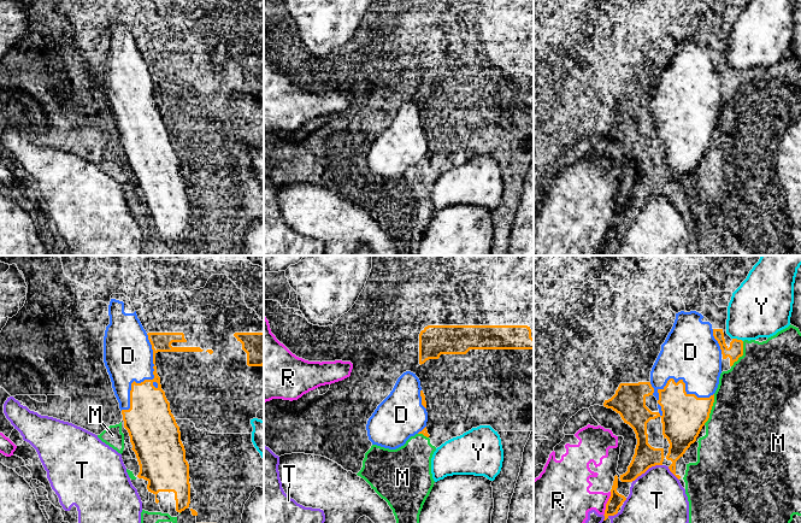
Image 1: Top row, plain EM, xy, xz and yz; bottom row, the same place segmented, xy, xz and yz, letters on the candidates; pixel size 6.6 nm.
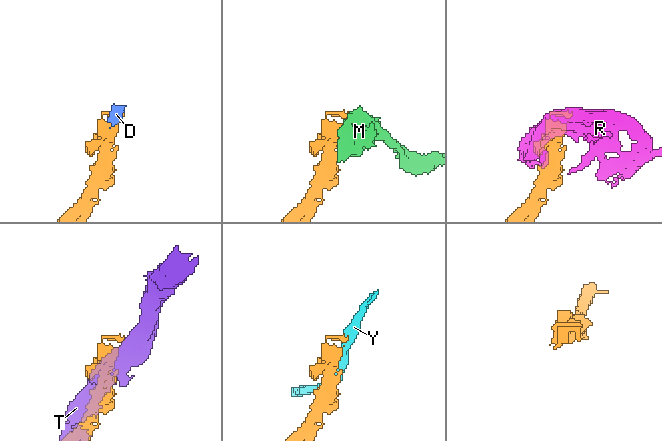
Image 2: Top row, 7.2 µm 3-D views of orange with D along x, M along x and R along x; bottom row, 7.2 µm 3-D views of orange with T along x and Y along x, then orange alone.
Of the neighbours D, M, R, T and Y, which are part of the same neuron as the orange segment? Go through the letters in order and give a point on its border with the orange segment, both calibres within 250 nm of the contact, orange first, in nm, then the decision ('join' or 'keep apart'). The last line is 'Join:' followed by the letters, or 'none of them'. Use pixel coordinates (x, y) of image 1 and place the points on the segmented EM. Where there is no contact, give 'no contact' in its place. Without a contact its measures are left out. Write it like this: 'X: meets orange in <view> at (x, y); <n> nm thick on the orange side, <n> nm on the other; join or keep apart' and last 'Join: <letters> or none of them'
D: meets orange in xy at (147, 380); 300 nm thick on the orange side, 340 nm on the other; join
M: meets orange in yz at (711, 409); 280 nm thick on the orange side, 500 nm on the other; keep apart
R: meets orange in yz at (606, 504); 100 nm thick on the orange side, 300 nm on the other; keep apart
T: meets orange in yz at (646, 470); 150 nm thick on the orange side, 360 nm on the other; keep apart
Y: meets orange in yz at (736, 339); 100 nm thick on the orange side, 380 nm on the other; keep apart
Join: D

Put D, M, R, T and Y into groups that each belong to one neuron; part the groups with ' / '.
D / M / R / T / Y

